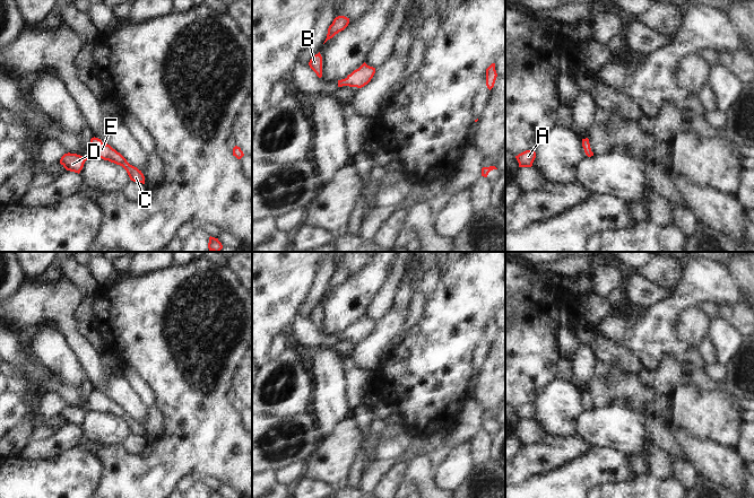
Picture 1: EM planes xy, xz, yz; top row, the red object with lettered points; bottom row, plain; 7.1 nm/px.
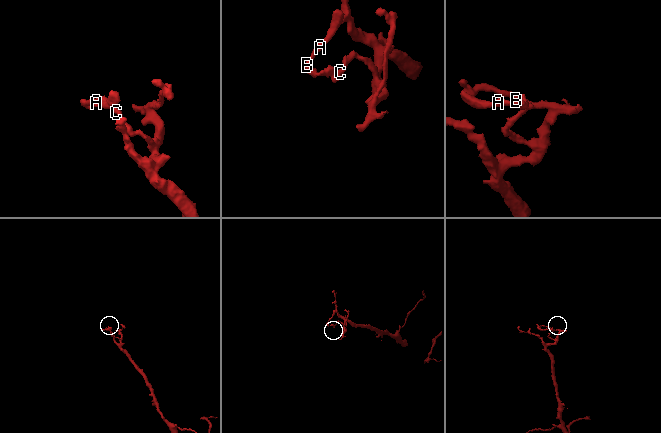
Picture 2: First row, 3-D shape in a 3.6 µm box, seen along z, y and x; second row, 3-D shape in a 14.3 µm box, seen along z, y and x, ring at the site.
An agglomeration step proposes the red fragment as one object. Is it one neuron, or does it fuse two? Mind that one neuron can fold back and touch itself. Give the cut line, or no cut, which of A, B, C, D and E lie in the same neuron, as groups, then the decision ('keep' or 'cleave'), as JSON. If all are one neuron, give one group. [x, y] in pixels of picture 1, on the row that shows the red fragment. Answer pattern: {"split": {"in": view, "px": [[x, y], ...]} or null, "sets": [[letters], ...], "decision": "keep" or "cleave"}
{"split": null, "sets": [["A", "B", "C", "D", "E"]], "decision": "keep"}

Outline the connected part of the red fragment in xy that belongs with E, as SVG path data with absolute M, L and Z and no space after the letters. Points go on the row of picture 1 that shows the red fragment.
M94 137L90 139L89 148L89 155L96 156L104 160L109 160L111 163L122 166L127 171L131 181L145 184L145 176L141 173L141 171L130 165L127 161L127 159L120 152L113 149L110 145L104 145L101 139Z

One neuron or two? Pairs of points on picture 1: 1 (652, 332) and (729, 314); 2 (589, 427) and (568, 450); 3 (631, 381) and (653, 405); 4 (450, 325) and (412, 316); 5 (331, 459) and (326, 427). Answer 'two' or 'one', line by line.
1: two
2: two
3: one
4: two
5: two

